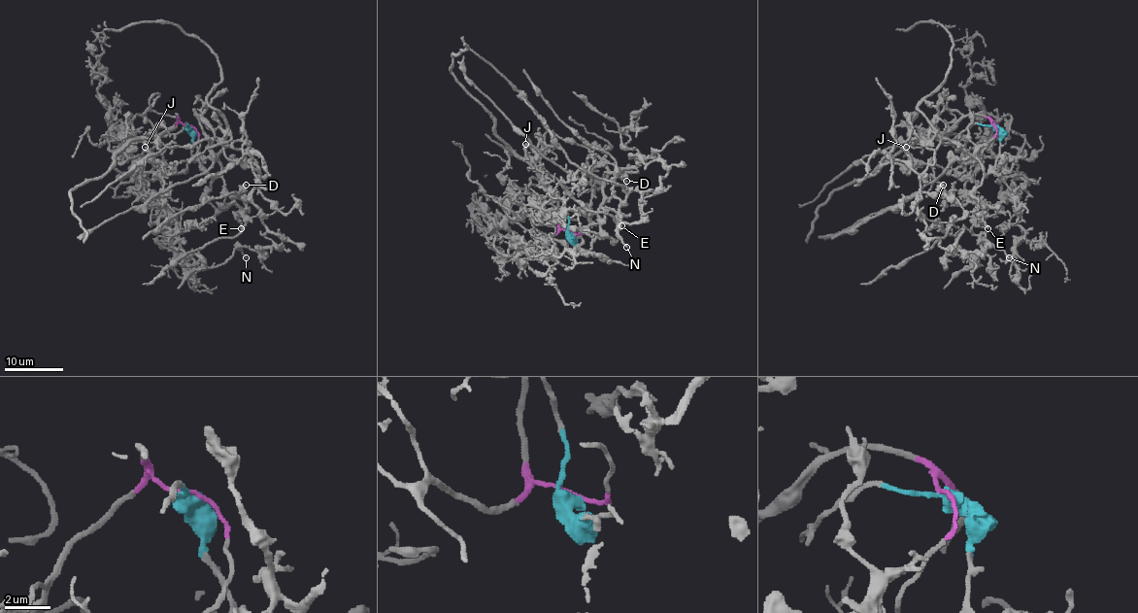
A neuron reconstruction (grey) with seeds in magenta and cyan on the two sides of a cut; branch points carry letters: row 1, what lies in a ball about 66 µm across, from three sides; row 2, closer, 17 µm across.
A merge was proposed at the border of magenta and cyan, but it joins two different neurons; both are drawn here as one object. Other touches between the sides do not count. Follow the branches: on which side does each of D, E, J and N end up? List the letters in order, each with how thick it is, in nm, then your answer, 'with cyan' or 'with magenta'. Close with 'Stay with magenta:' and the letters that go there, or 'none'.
D: 240 nm thick; with cyan
E: 200 nm thick; with cyan
J: 90 nm thick; with magenta
N: 160 nm thick; with cyan
Stay with magenta: J

